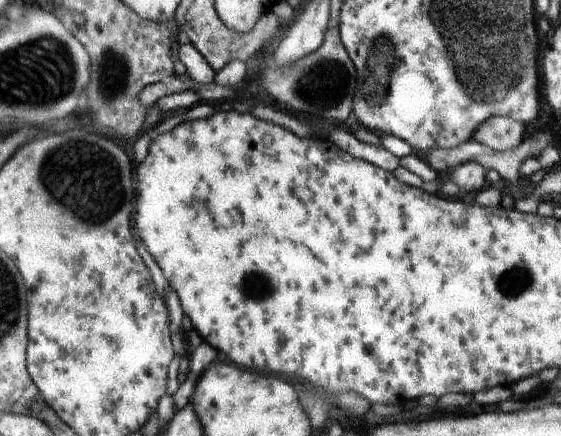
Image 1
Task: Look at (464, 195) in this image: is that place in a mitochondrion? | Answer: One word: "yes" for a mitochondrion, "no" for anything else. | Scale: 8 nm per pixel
no

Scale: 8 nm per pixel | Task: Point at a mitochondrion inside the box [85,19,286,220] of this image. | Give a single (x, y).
(115, 76)

